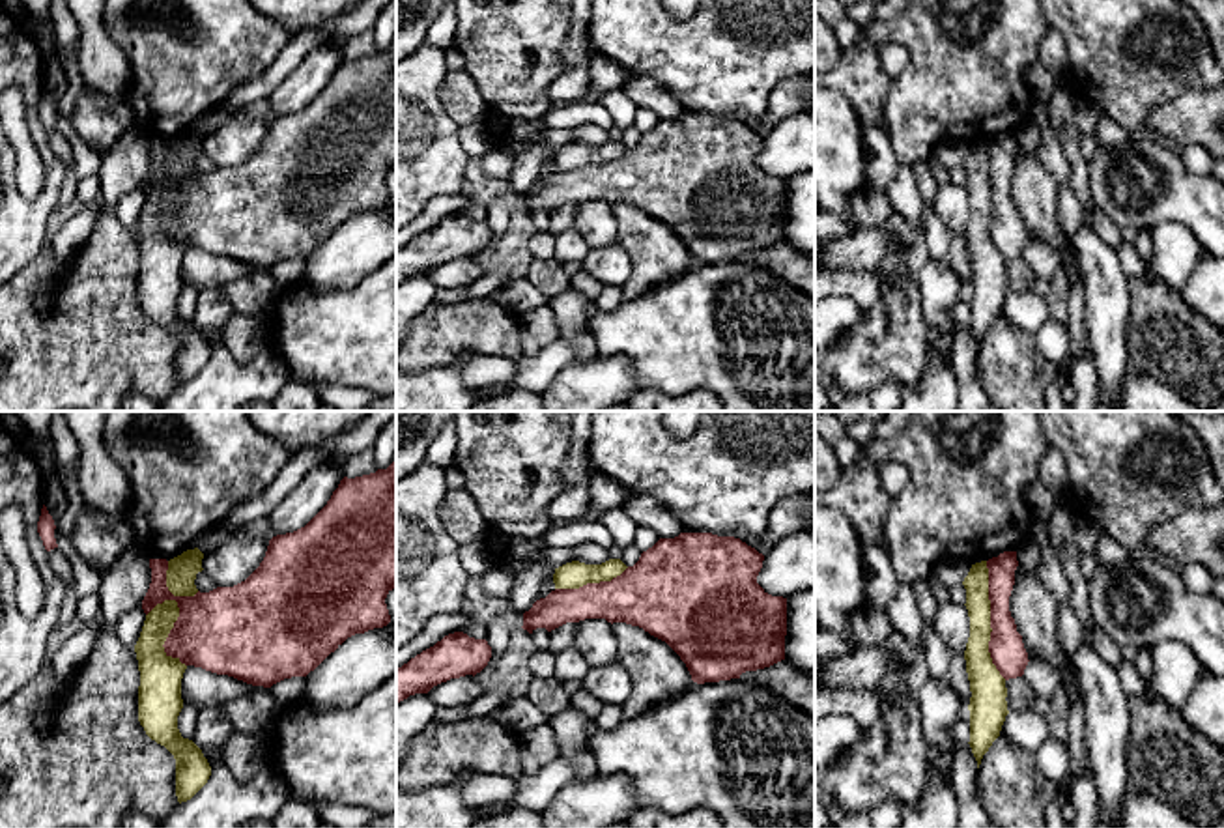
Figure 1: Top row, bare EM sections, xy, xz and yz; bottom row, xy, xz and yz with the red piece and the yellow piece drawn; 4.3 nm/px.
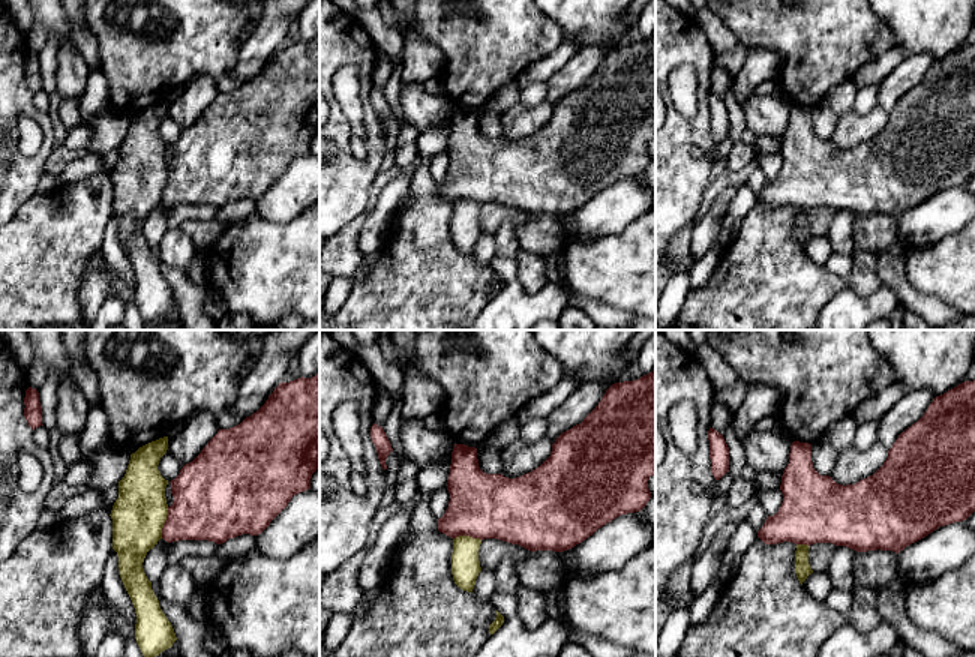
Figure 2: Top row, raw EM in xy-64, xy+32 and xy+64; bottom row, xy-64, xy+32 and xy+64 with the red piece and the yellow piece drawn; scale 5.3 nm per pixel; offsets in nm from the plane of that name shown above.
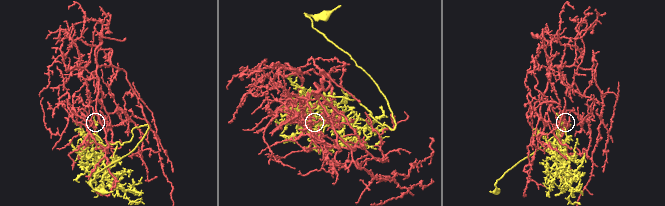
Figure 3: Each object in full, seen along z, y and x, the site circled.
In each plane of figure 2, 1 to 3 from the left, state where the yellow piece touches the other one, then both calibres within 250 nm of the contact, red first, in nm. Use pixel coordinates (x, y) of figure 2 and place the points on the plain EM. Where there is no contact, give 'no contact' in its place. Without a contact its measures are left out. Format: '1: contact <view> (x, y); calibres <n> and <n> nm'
1: contact xy-64 (165, 186); calibres 380 and 280 nm
2: contact xy+32 (467, 198); calibres 360 and 160 nm
3: contact xy+64 (803, 207); calibres 360 and 90 nm

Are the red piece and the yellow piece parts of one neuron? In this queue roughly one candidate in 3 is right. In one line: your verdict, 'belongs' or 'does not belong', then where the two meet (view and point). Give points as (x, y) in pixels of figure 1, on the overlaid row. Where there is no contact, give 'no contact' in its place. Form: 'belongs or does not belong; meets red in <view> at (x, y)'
does not belong; meets red in xy at (178, 617)

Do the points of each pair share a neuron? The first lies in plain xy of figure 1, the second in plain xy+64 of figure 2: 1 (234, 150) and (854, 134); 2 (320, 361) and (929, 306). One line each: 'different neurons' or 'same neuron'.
1: same neuron
2: different neurons

